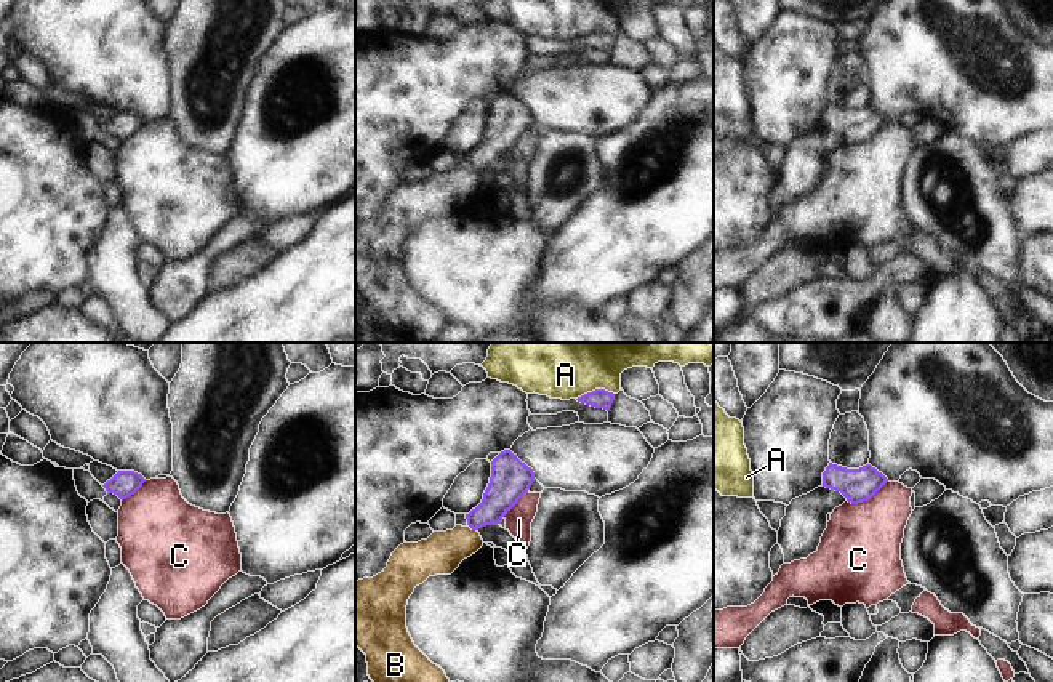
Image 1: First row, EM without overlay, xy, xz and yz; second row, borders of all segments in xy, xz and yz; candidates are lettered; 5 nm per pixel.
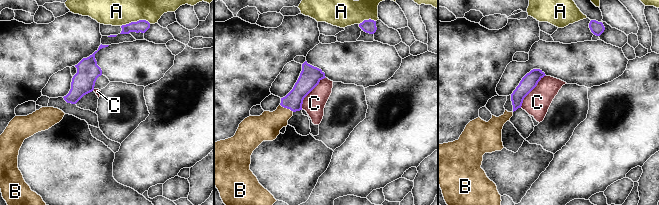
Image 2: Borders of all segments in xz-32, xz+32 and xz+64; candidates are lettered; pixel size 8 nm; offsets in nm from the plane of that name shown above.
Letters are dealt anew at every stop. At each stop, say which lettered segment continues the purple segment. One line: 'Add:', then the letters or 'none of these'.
Add: B

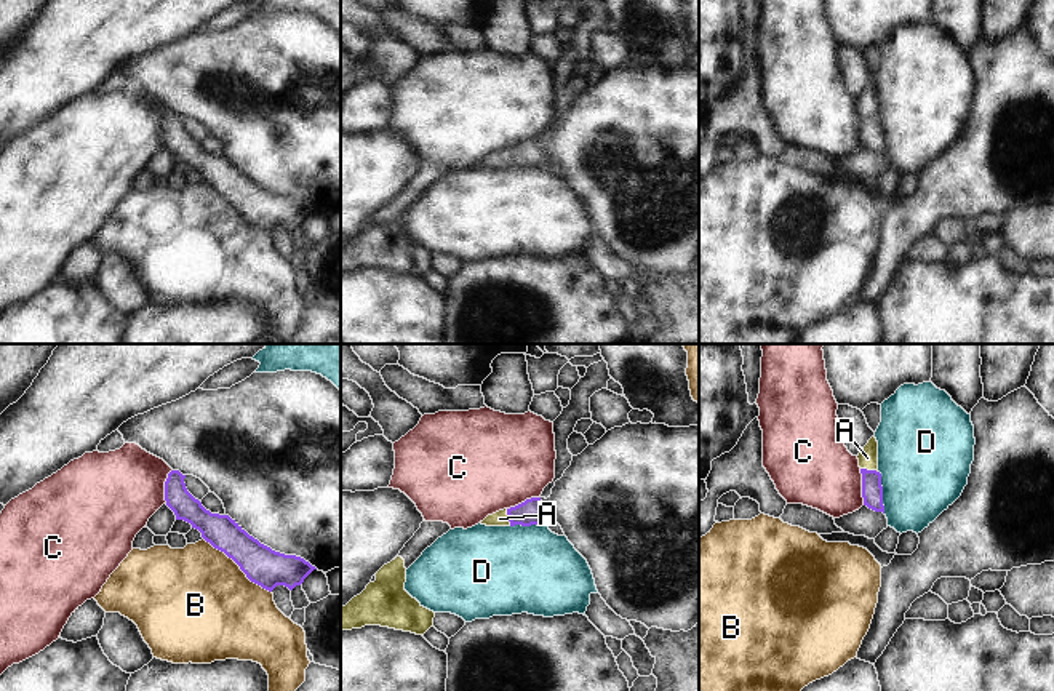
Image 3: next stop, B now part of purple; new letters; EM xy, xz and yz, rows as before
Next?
Add: A

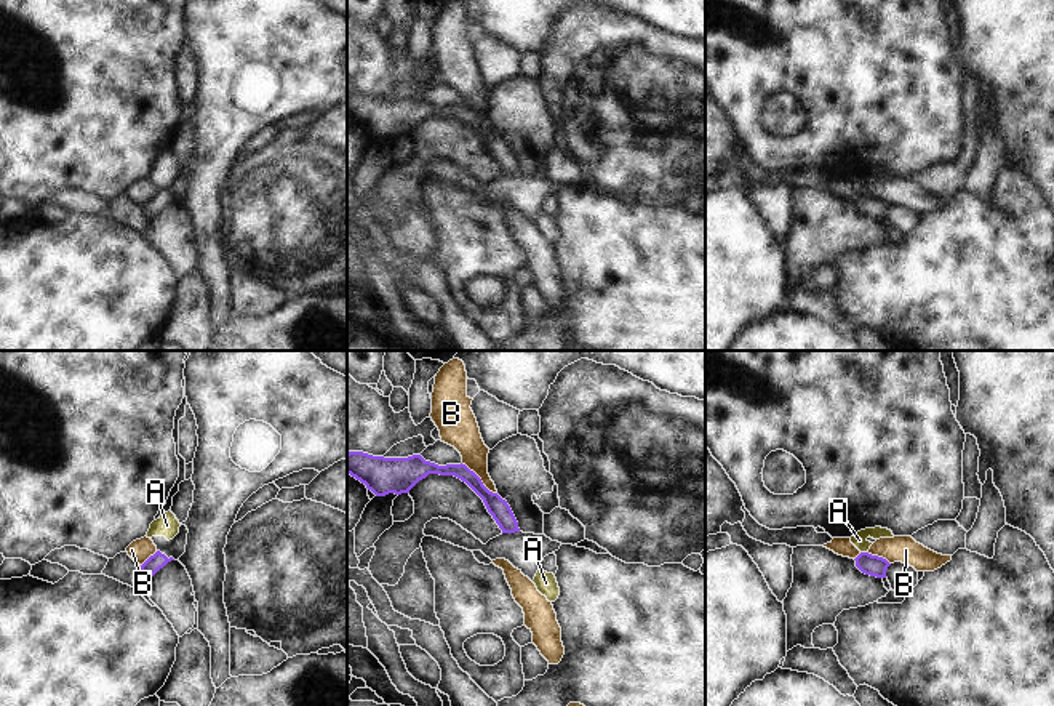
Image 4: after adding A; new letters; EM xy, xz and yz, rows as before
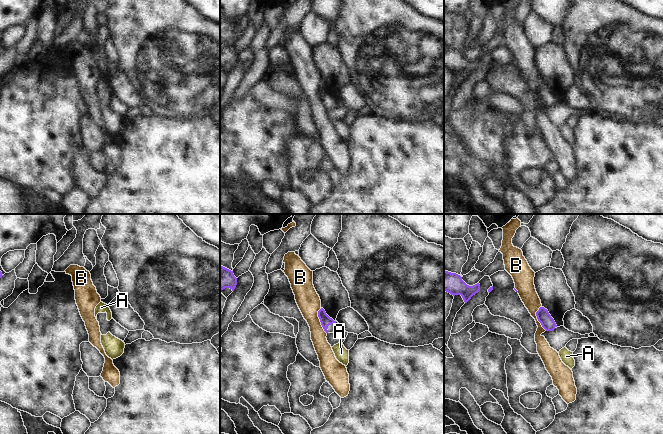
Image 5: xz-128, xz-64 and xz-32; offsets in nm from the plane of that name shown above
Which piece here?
Add: none of these

